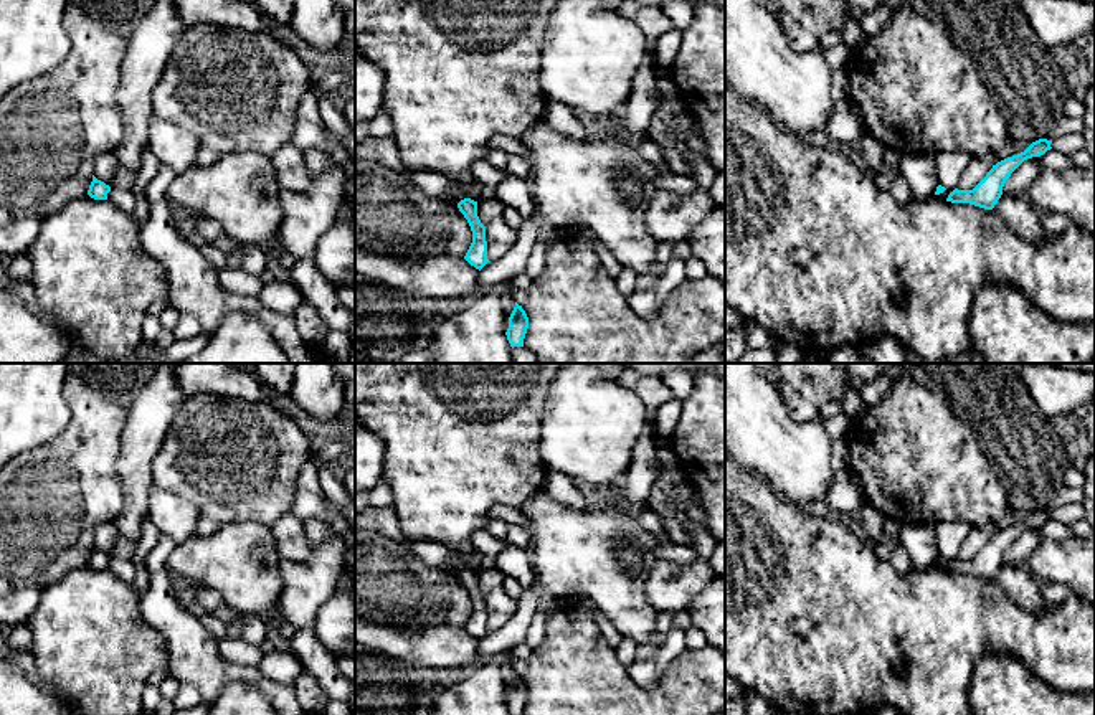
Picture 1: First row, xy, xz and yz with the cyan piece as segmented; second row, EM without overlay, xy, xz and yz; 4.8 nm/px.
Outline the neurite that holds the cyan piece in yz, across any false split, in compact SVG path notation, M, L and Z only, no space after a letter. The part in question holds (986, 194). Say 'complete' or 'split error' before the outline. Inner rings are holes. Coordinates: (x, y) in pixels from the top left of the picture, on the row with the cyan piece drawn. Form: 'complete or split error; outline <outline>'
complete; outline M1039 139L1032 142L1024 152L1007 157L986 173L986 177L973 190L955 188L946 201L969 203L984 210L993 210L1003 195L1003 187L1011 173L1027 159L1040 157L1050 150L1052 140Z

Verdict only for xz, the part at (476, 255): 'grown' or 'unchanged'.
unchanged

